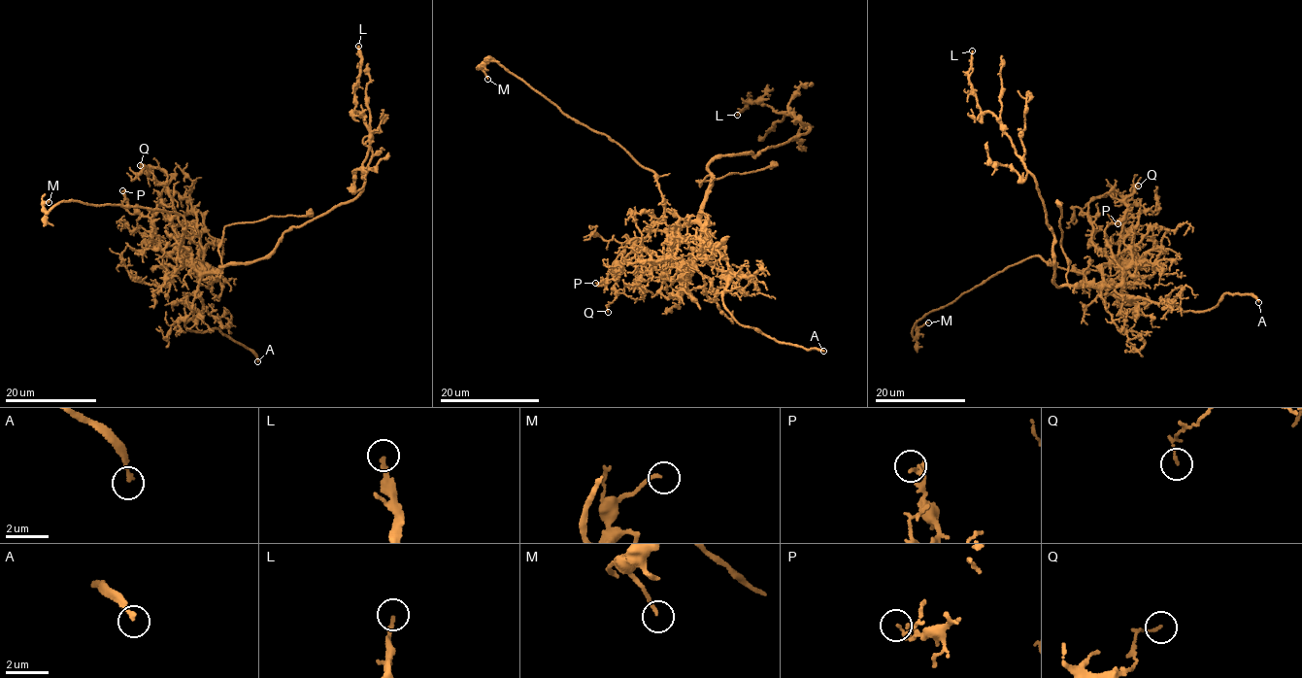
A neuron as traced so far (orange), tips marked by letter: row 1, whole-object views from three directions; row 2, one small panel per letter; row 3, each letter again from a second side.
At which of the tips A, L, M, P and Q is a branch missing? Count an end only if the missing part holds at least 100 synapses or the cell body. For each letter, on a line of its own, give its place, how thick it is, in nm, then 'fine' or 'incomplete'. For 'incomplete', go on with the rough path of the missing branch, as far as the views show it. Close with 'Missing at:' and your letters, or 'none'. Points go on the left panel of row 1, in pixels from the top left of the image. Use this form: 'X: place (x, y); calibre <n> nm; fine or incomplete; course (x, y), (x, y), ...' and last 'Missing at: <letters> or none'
A: place (257, 361); calibre 190 nm; incomplete
L: place (358, 46); calibre 180 nm; fine
M: place (49, 202); calibre 150 nm; fine
P: place (122, 190); calibre 120 nm; fine
Q: place (140, 165); calibre 120 nm; fine
Missing at: A

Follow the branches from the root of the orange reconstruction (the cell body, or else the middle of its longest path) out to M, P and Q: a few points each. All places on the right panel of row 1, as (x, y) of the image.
M: (1074, 285), (1103, 285), (1038, 255), (929, 312), (916, 322), (914, 336), (928, 322)
P: (1074, 285), (1098, 287), (1104, 264), (1126, 268), (1114, 264), (1105, 252), (1120, 238), (1122, 227), (1118, 223)
Q: (1074, 285), (1098, 287), (1110, 259), (1093, 243), (1088, 204), (1111, 192), (1127, 196), (1138, 186)

